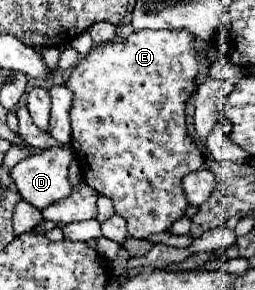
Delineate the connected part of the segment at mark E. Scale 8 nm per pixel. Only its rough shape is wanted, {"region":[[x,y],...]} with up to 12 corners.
{"region":[[193,34],[93,48],[65,84],[83,180],[135,238],[189,208]]}

